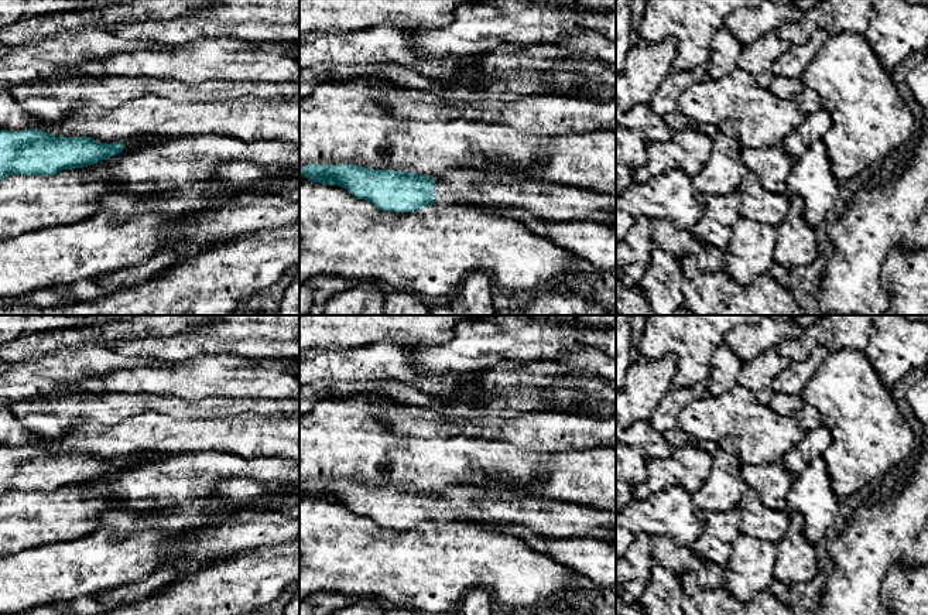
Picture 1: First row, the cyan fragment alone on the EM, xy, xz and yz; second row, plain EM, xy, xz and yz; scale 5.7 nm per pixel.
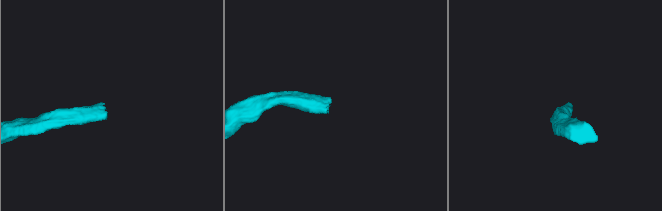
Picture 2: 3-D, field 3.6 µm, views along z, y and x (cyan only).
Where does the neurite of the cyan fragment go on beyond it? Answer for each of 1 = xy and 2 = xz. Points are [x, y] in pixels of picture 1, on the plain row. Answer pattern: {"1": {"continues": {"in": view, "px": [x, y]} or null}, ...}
{"1": {"continues": {"in": "xy", "px": [137, 458]}}, "2": {"continues": {"in": "xz", "px": [490, 509]}}}

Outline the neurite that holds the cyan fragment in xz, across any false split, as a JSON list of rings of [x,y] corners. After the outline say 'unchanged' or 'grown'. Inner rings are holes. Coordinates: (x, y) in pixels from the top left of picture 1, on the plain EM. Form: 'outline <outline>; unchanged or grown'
outline [[[307,481],[299,482],[299,491],[308,498],[339,502],[381,527],[473,523],[493,532],[517,525],[549,539],[588,536],[616,543],[616,513],[568,500],[470,486],[432,493],[352,481]]]; grown

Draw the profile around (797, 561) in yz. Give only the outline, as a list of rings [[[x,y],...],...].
[[[790,512],[790,525],[775,544],[775,578],[785,585],[811,581],[819,568],[815,546],[805,537],[804,517],[799,512]]]

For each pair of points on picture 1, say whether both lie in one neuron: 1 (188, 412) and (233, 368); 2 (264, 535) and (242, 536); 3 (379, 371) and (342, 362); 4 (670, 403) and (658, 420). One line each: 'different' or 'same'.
1: different
2: same
3: same
4: same

